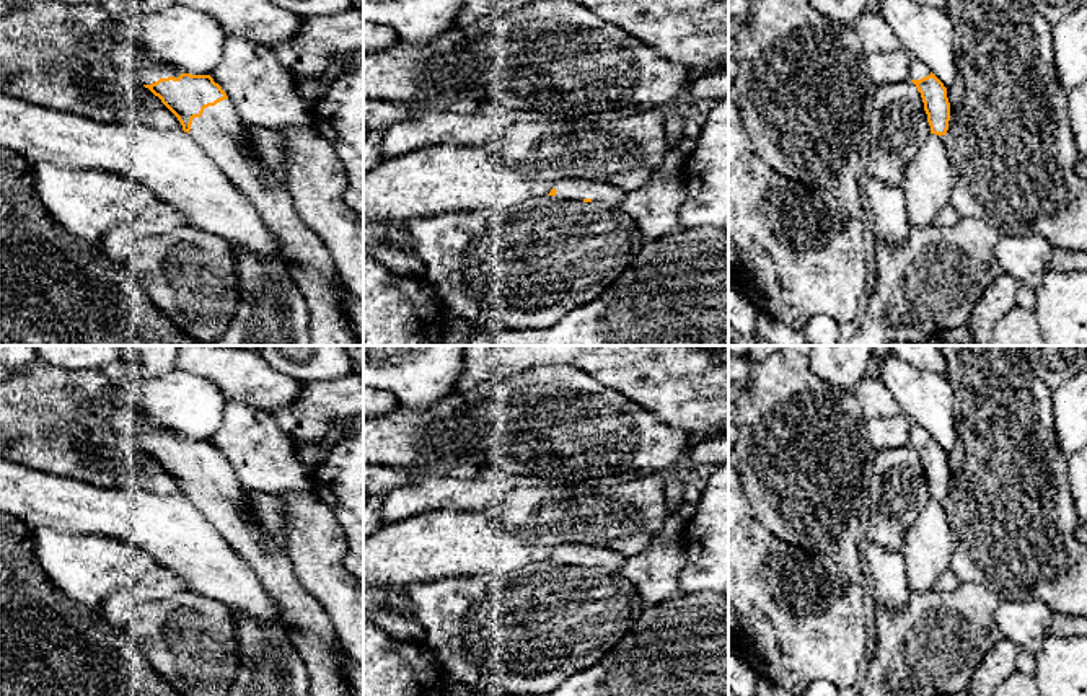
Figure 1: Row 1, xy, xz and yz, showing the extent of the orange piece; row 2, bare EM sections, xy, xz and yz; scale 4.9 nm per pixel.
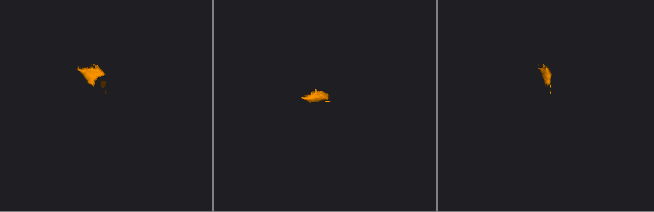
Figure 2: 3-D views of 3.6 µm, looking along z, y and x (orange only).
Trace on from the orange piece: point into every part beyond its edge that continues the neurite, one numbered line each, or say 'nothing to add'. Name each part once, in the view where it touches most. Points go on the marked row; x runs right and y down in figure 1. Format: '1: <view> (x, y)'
1: xy (150, 72)
2: xy (220, 131)

